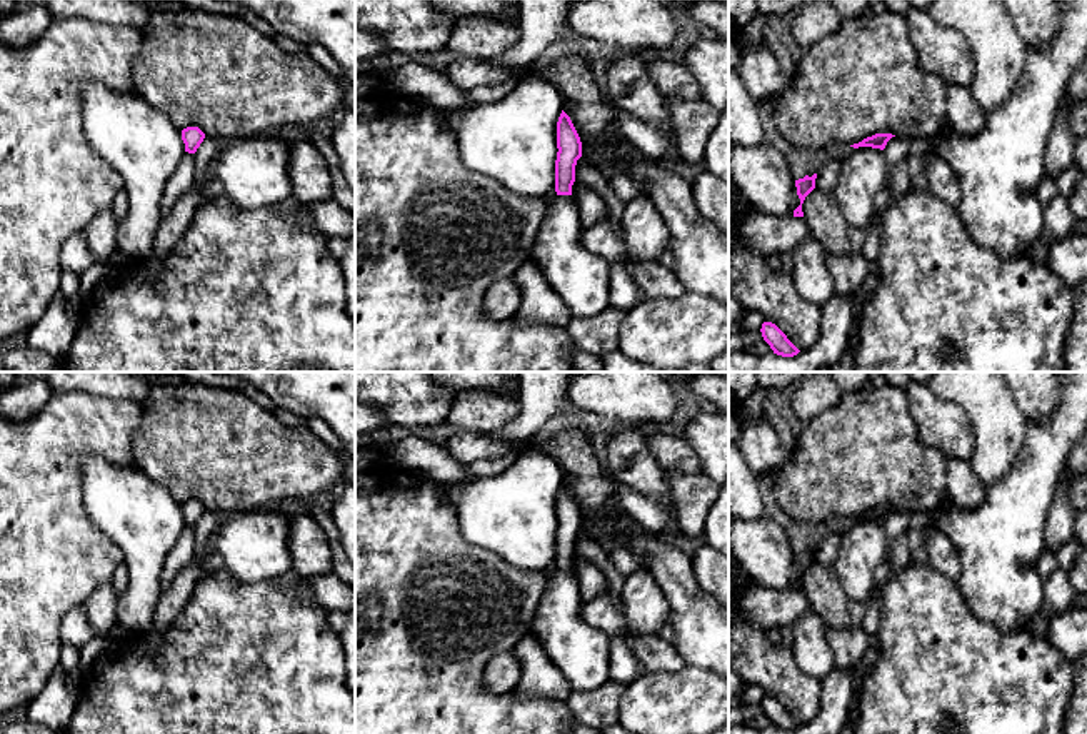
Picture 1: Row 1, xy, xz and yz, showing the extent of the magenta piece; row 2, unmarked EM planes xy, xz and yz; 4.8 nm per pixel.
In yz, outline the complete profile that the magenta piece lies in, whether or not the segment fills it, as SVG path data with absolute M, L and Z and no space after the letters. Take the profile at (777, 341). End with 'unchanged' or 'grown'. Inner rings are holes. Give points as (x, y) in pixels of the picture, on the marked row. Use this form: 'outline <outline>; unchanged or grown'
outline M764 322L760 332L774 354L782 357L794 357L800 352L775 324Z; unchanged

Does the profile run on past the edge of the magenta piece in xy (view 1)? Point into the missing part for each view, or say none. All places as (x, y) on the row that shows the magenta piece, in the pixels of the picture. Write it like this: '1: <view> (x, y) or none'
1: none

